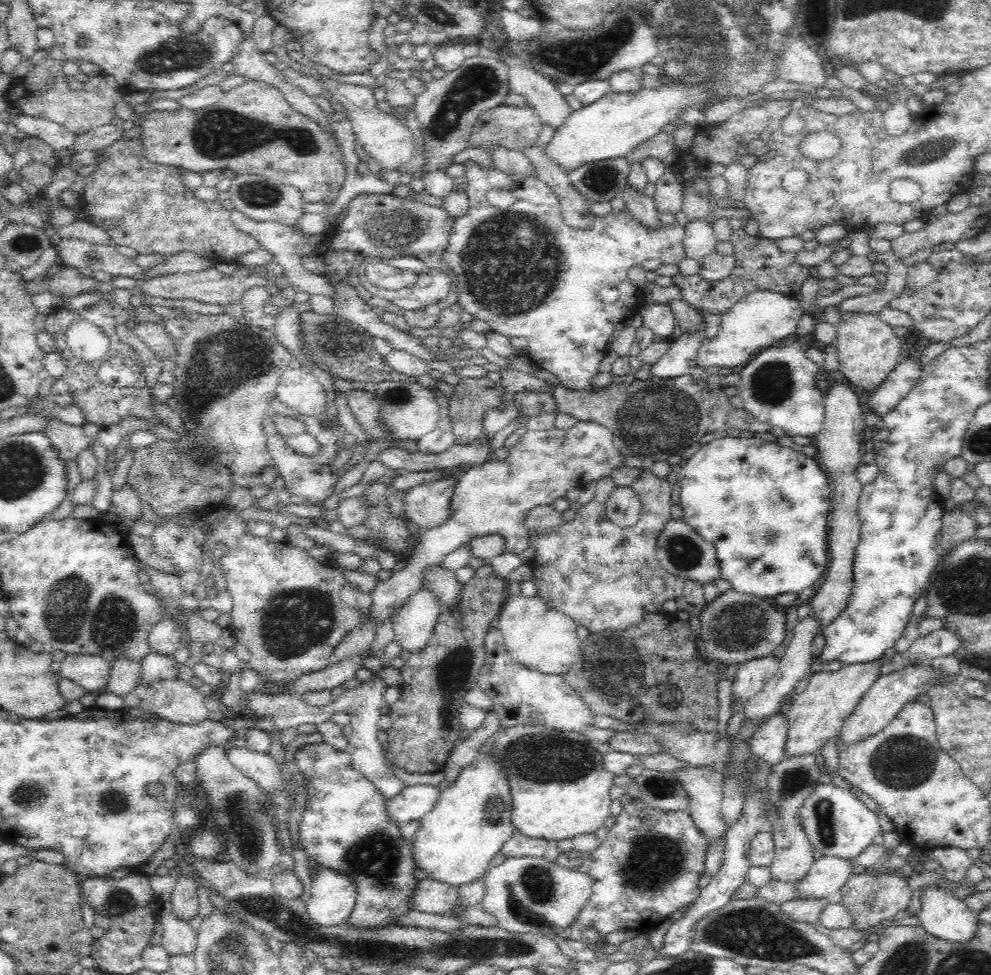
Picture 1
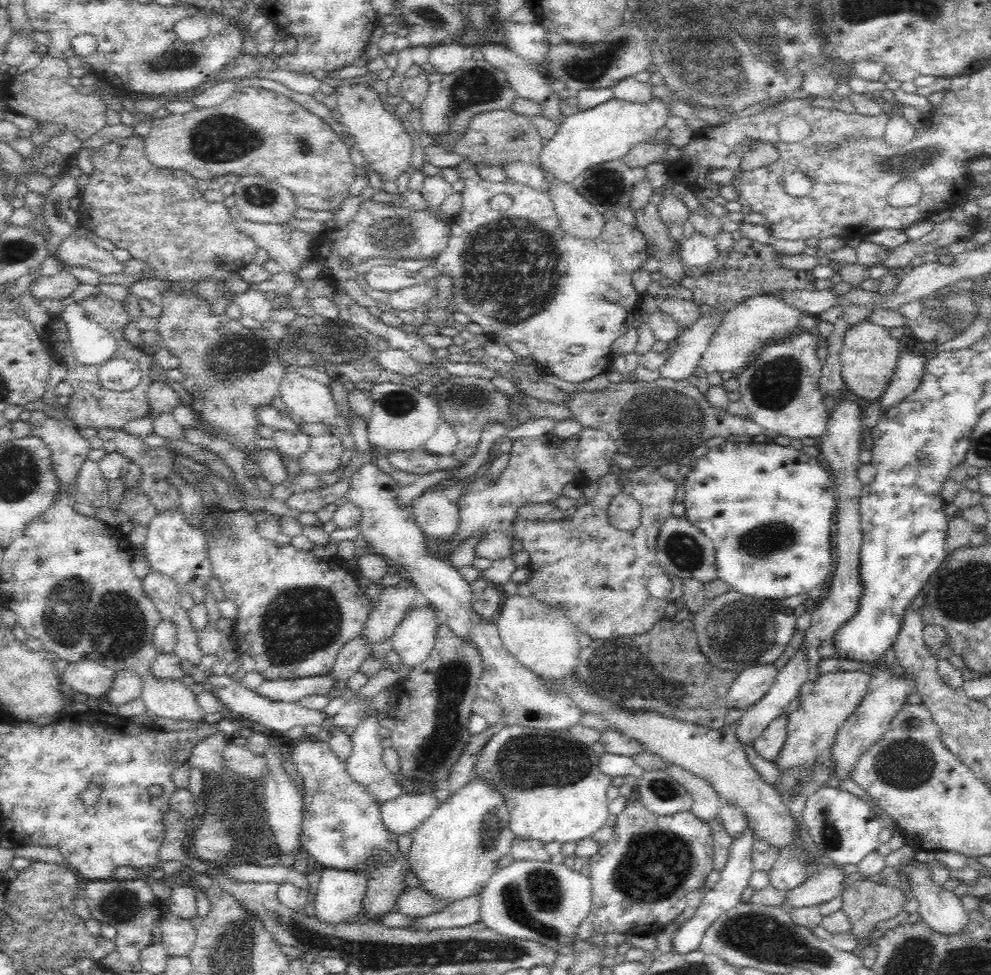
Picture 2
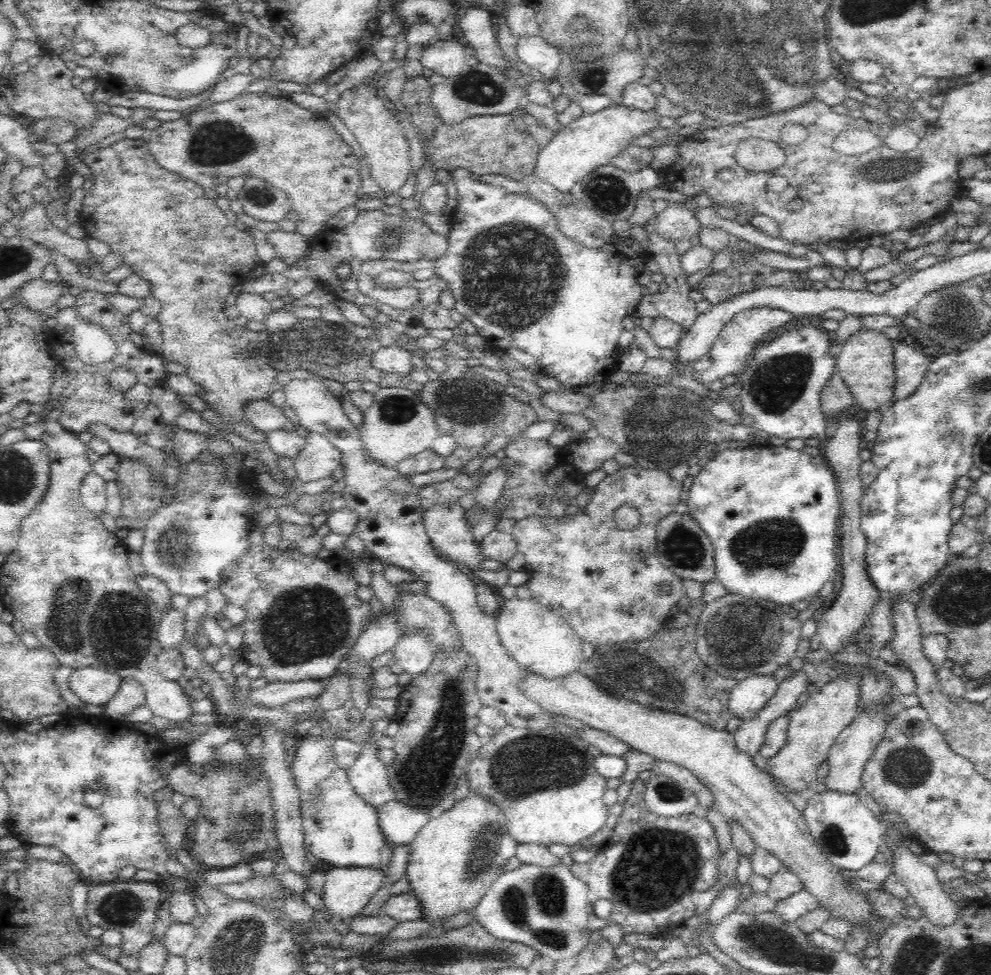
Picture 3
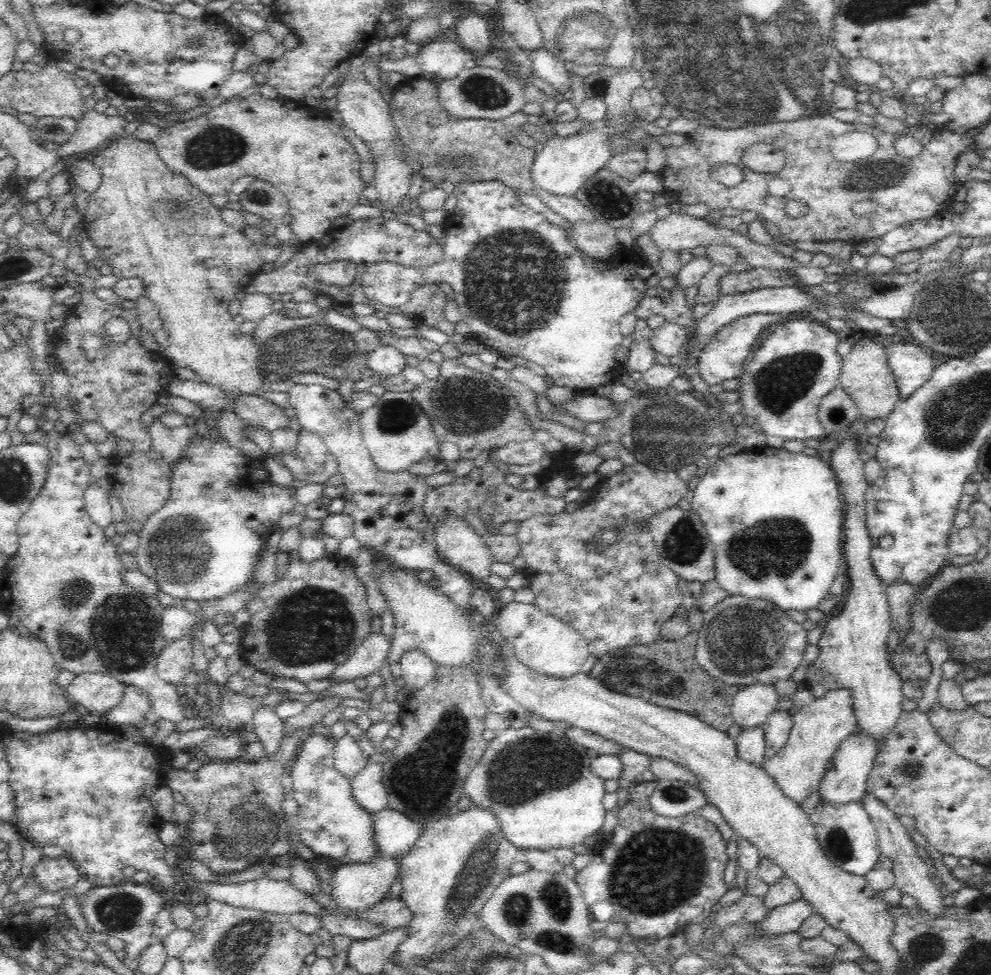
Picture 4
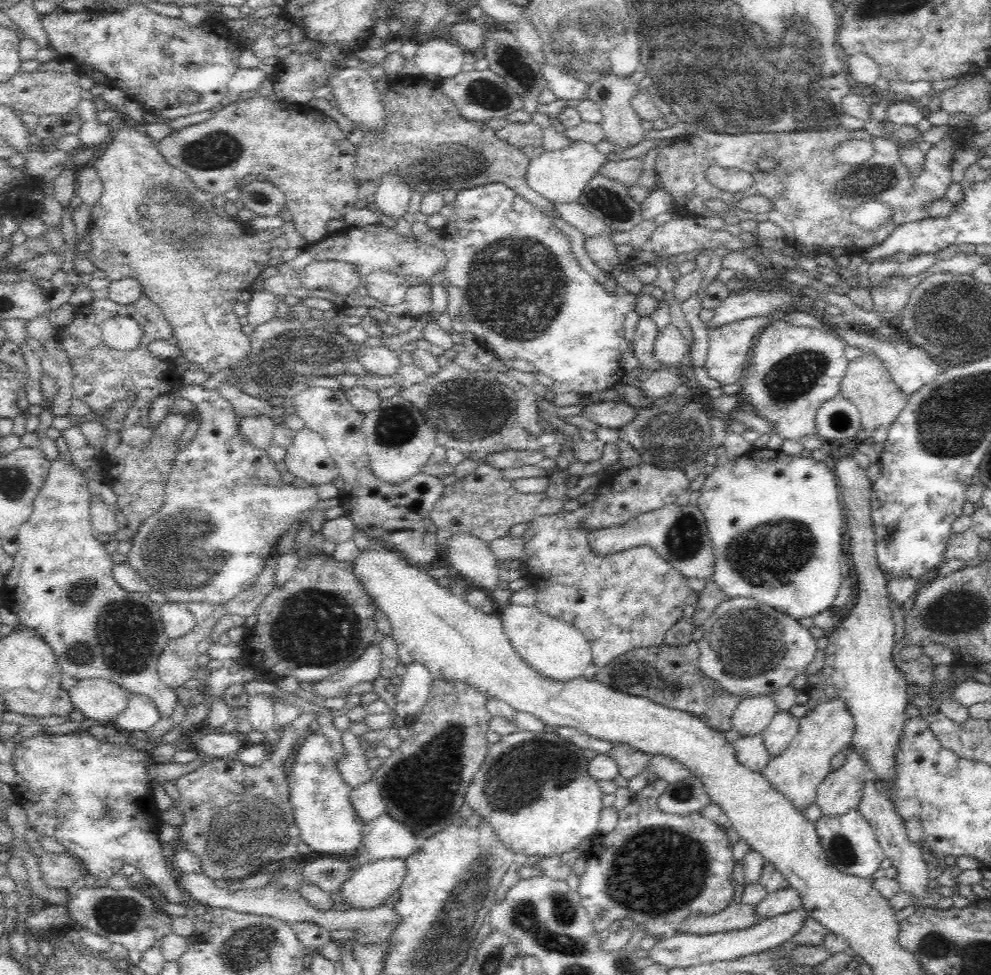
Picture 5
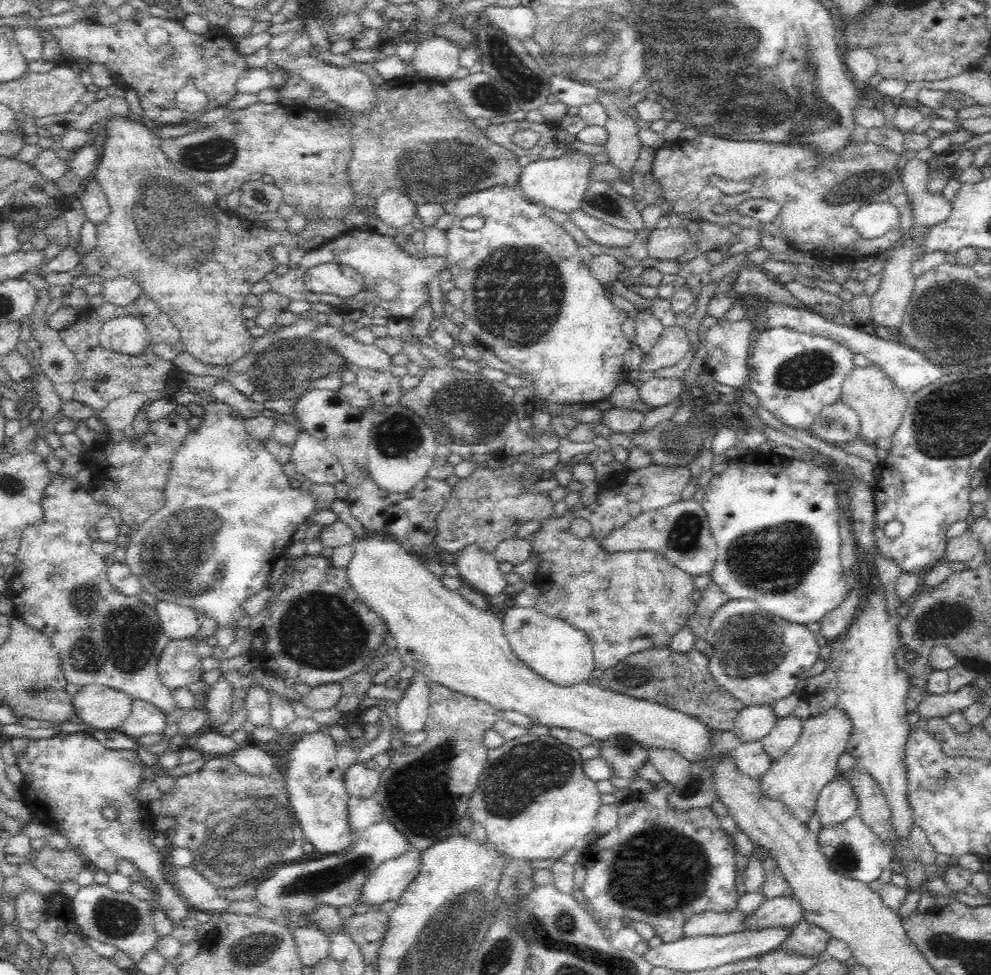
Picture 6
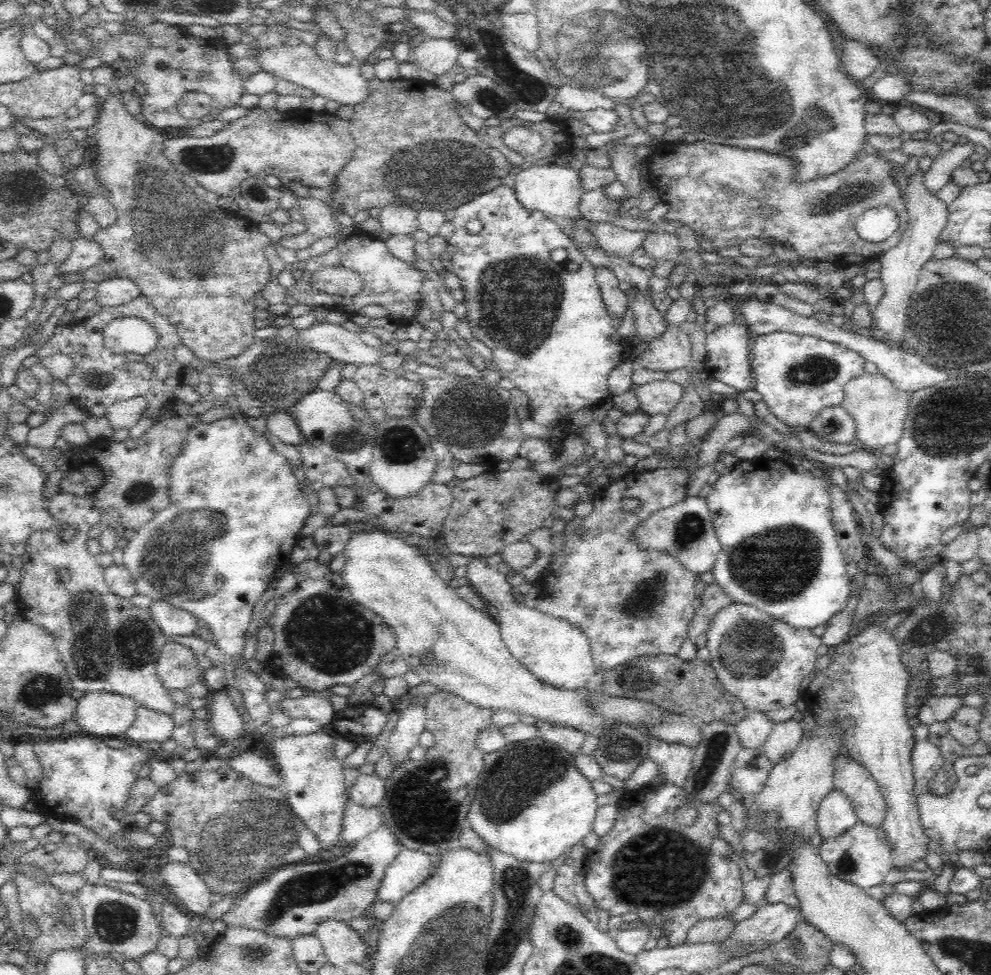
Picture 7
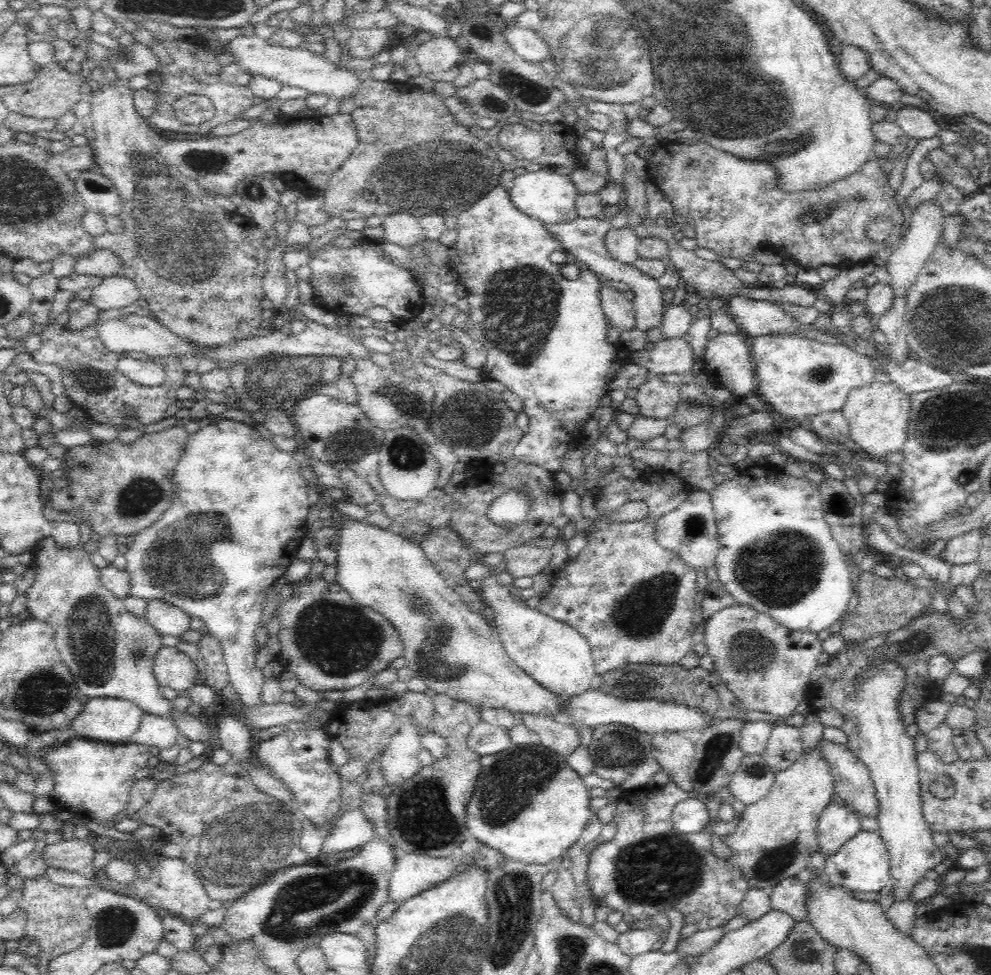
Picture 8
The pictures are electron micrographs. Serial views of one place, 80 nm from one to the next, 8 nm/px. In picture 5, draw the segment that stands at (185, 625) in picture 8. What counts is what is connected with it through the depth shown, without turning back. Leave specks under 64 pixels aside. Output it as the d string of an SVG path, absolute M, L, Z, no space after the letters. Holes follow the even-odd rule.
M167 601L160 605L160 610L164 635L169 640L186 636L196 626L197 620L185 604Z

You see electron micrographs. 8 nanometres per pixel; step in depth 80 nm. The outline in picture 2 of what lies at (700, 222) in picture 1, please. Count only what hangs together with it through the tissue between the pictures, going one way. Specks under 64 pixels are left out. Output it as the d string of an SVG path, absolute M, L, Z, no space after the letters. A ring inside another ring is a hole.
M694 230L680 246L684 266L706 266L718 255L716 241L710 235Z

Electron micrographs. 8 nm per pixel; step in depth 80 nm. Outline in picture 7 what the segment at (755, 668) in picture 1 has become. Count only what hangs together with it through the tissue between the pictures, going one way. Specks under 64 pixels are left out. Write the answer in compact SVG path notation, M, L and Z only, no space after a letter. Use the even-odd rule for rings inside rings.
M746 712L745 717L735 724L741 746L748 750L763 748L765 740L770 736L775 723L768 720L764 713Z

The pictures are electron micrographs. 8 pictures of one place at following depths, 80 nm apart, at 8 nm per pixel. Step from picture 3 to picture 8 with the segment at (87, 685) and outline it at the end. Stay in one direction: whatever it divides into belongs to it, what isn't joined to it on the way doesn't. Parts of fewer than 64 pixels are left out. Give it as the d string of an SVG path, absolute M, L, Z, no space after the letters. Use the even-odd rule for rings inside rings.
M93 697L69 727L86 739L127 745L133 742L133 734L139 729L142 715L140 708L131 701Z

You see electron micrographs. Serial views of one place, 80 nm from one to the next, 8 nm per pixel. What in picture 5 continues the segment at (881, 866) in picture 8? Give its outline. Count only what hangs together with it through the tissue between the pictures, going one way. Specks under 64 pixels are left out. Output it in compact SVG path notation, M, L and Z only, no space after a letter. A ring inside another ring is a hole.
M852 807L841 815L822 814L816 820L815 829L819 836L819 843L827 853L828 861L836 869L840 869L840 872L868 879L880 868L881 862L885 859L884 851L877 841L874 829L862 815L859 807Z

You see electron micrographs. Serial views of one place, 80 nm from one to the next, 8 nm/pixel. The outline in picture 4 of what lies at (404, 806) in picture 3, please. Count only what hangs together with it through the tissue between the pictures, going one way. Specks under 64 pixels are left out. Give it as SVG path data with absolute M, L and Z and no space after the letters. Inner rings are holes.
M390 804L377 812L374 819L376 843L382 858L404 856L420 838L424 828L422 821L392 808Z

